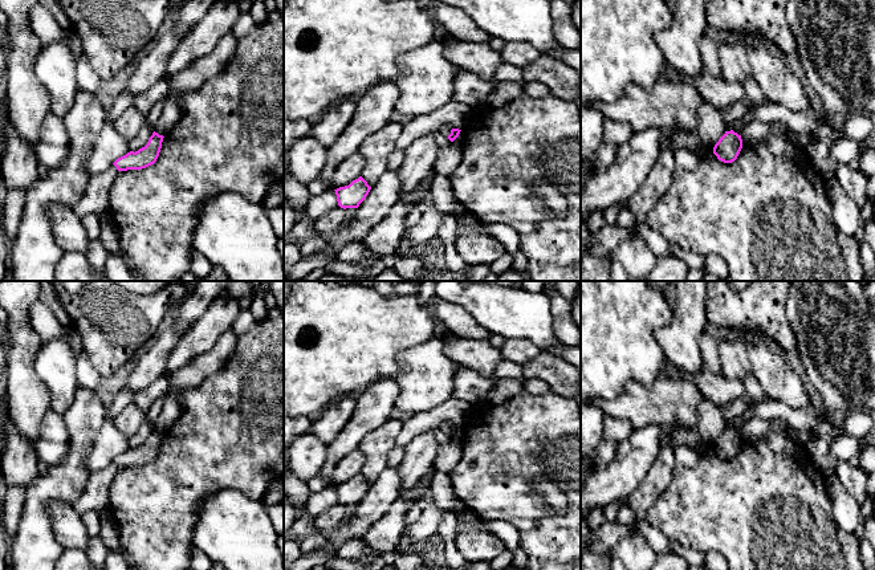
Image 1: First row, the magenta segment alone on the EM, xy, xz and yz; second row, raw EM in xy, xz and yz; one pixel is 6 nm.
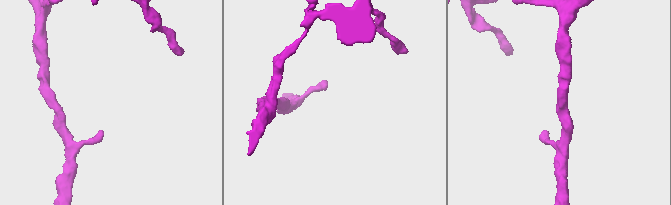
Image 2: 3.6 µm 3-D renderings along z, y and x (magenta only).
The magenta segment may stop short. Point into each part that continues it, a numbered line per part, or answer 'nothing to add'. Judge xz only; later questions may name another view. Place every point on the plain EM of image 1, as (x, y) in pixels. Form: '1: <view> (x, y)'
nothing to add

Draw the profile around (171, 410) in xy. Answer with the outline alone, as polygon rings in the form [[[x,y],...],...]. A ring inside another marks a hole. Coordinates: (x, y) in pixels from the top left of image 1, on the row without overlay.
[[[174,387],[164,398],[160,415],[155,422],[155,429],[167,432],[182,415],[180,392],[184,388]]]

